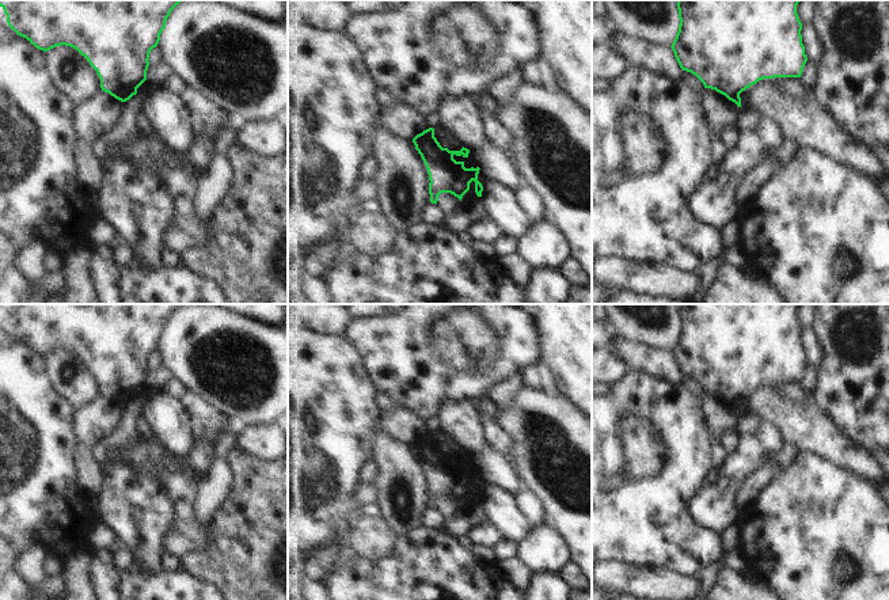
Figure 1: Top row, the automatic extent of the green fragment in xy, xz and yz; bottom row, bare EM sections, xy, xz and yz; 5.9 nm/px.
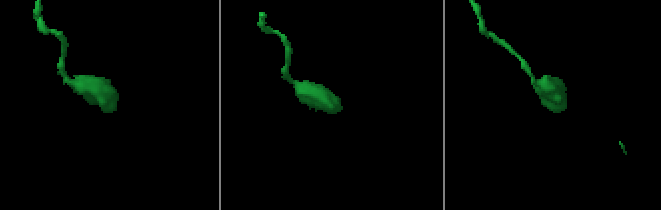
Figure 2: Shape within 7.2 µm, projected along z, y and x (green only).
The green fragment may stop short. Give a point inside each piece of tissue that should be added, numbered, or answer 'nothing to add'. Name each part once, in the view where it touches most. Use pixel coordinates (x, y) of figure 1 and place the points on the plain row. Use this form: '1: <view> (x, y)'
nothing to add

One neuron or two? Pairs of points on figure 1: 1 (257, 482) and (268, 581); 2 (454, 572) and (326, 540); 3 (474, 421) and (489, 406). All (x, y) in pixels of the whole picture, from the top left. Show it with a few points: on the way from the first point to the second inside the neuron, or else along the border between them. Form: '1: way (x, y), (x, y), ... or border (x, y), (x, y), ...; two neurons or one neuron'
1: way (268, 507), (268, 557); one neuron
2: border (329, 557), (314, 561), (310, 583); two neurons
3: border (477, 403), (483, 413); two neurons

